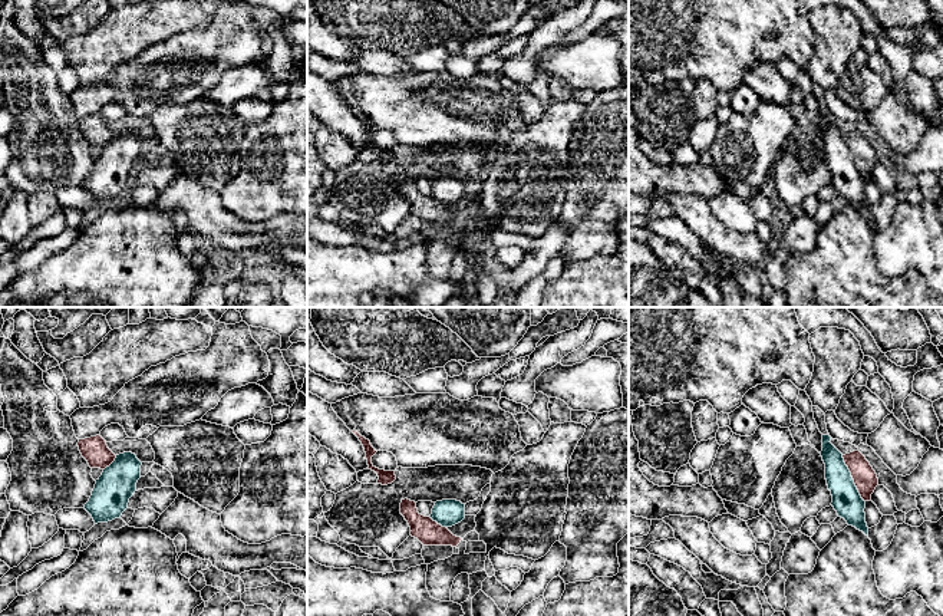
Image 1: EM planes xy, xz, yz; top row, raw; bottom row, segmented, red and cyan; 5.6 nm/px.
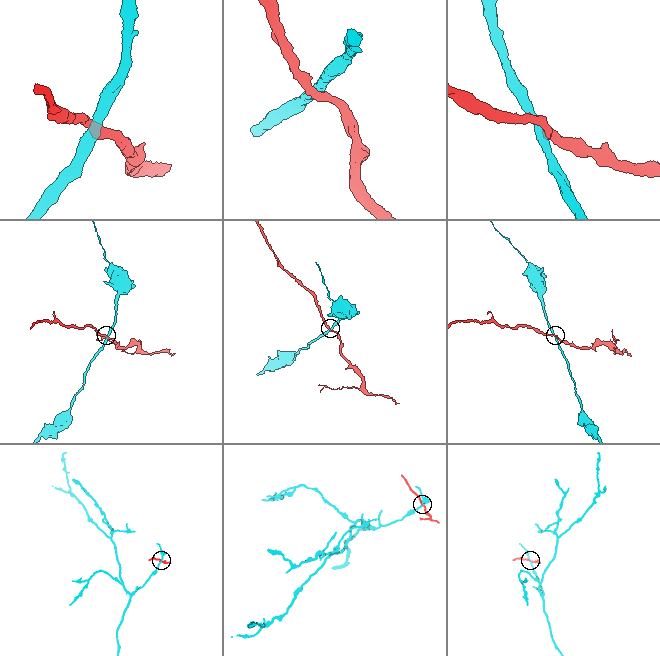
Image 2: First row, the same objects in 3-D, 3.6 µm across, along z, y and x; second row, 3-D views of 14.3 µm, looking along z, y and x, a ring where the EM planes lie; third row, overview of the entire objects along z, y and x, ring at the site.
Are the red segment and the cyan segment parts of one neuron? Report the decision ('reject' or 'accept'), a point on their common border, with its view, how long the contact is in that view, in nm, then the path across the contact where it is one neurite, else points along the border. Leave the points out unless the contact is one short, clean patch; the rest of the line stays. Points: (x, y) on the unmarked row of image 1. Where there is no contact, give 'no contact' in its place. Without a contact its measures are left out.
reject; meets red in yz at (853, 157); contact 300 nm long; border along yz (841, 134), (864, 180)

